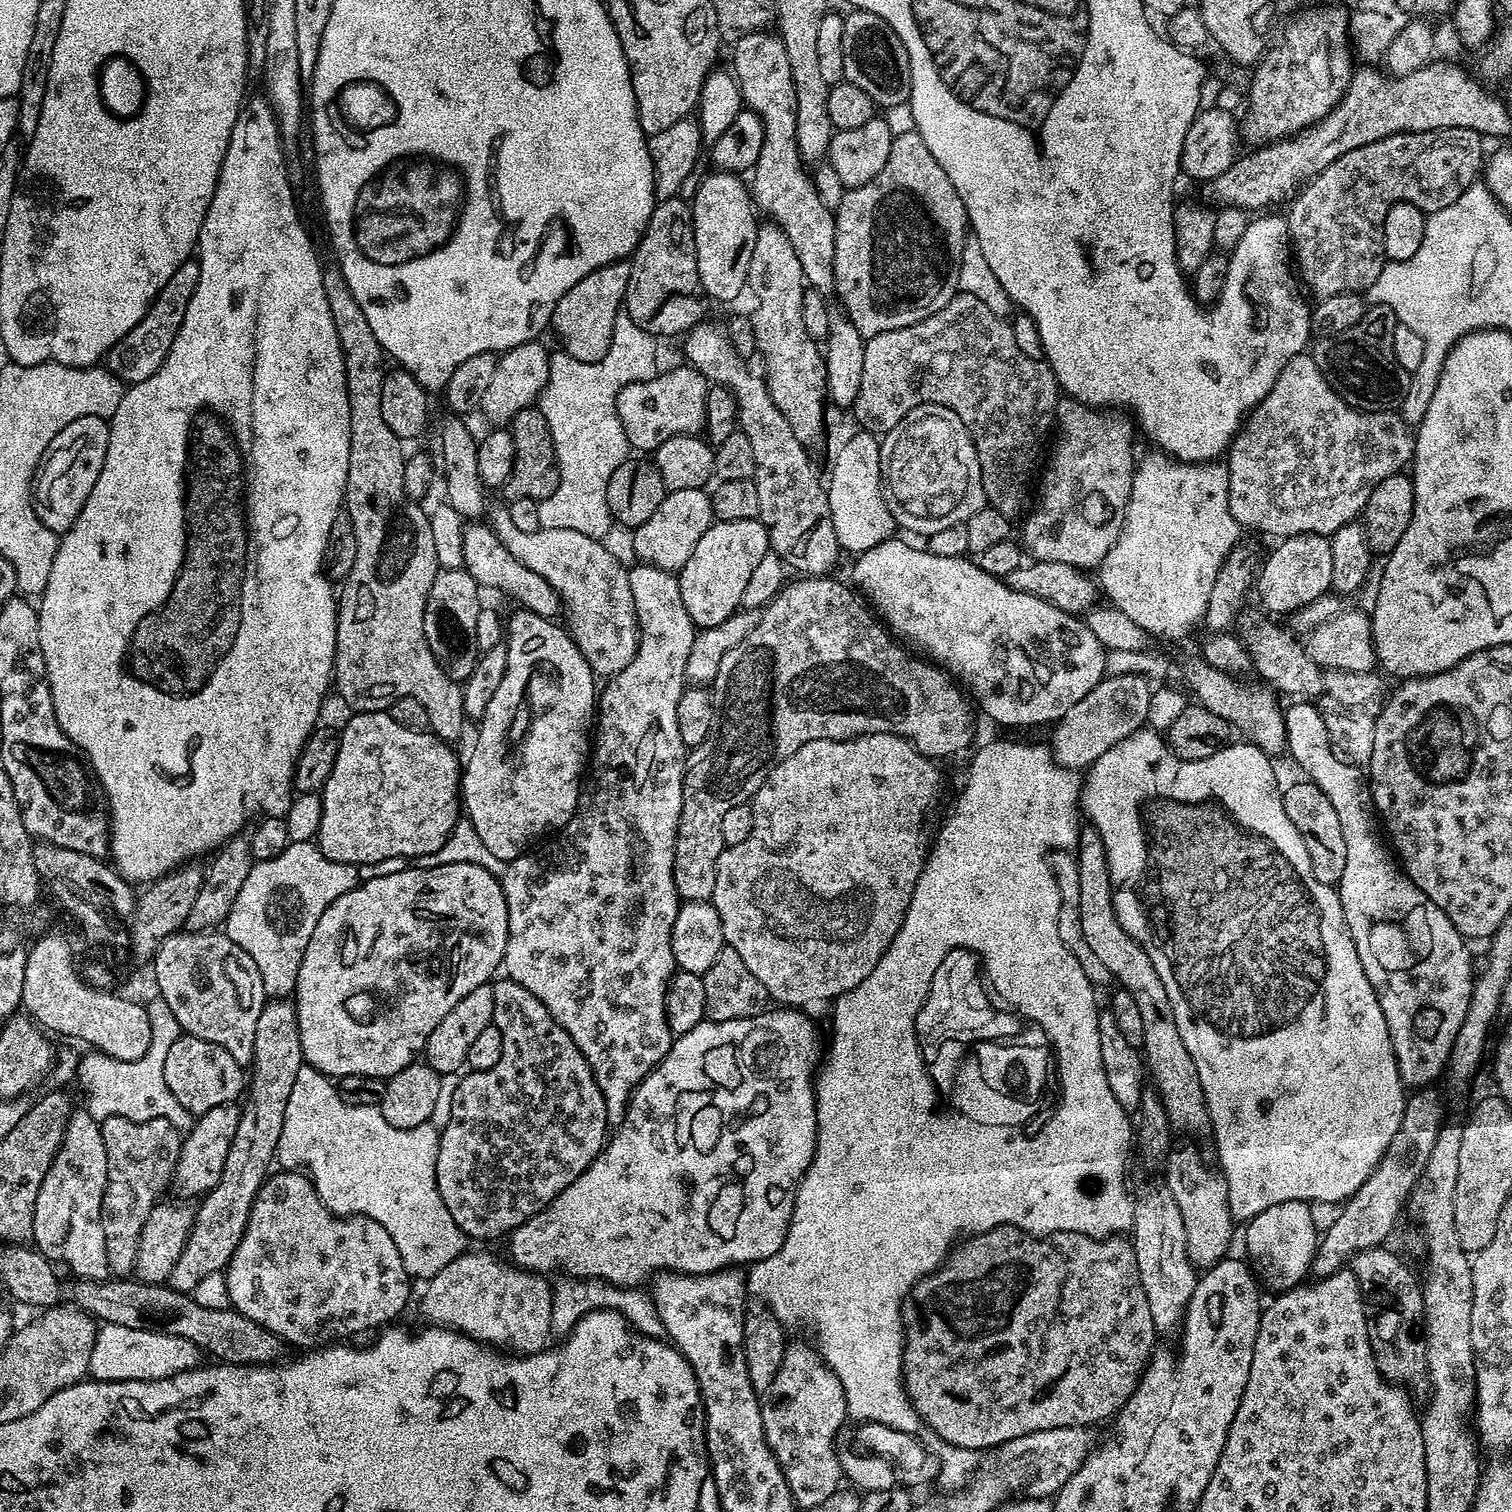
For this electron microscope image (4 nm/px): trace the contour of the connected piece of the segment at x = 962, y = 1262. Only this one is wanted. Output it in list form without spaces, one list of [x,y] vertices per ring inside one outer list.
[[[1003,1224],[989,1232],[977,1232],[975,1236],[969,1236],[961,1239],[948,1254],[948,1259],[940,1265],[936,1271],[928,1276],[921,1276],[915,1286],[912,1287],[910,1298],[904,1302],[904,1389],[911,1400],[914,1410],[920,1415],[921,1421],[928,1424],[941,1436],[945,1445],[954,1448],[970,1448],[981,1450],[995,1450],[1002,1442],[1010,1442],[1014,1438],[1022,1438],[1022,1434],[1034,1434],[1038,1430],[1054,1430],[1055,1428],[1087,1428],[1096,1426],[1099,1420],[1111,1421],[1116,1413],[1124,1407],[1124,1404],[1134,1394],[1134,1390],[1140,1384],[1140,1378],[1144,1374],[1144,1369],[1148,1367],[1148,1361],[1152,1359],[1152,1353],[1157,1351],[1158,1333],[1154,1326],[1154,1318],[1150,1318],[1150,1305],[1146,1303],[1146,1290],[1142,1290],[1142,1278],[1138,1274],[1138,1258],[1134,1254],[1134,1246],[1131,1239],[1117,1234],[1107,1238],[1097,1238],[1088,1236],[1084,1232],[1053,1232],[1047,1238],[1032,1236],[1029,1232],[1023,1232],[1020,1228],[1015,1228],[1012,1224]]]

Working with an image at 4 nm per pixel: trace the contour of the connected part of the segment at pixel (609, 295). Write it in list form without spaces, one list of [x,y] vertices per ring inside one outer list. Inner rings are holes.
[[[616,261],[591,271],[558,300],[550,328],[561,343],[561,349],[575,361],[597,364],[609,353],[614,322],[621,313],[626,286],[629,285],[629,266],[629,261]]]

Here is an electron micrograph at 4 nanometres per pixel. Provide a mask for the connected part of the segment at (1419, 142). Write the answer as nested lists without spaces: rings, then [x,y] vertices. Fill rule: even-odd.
[[[1443,128],[1429,132],[1399,132],[1390,134],[1370,146],[1342,154],[1326,170],[1312,177],[1301,187],[1291,201],[1292,209],[1286,212],[1290,247],[1299,279],[1316,298],[1346,294],[1367,293],[1368,288],[1382,274],[1386,257],[1382,246],[1382,226],[1386,210],[1391,204],[1410,202],[1426,214],[1443,210],[1450,202],[1458,202],[1462,194],[1477,183],[1486,160],[1485,141],[1474,130]]]

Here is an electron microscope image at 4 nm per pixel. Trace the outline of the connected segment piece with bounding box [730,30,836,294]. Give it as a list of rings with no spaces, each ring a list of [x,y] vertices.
[[[748,30],[739,37],[732,48],[732,66],[736,84],[747,111],[756,112],[762,118],[764,137],[762,154],[750,170],[752,203],[764,212],[771,223],[776,224],[790,238],[798,262],[802,262],[805,281],[815,291],[825,294],[835,289],[834,282],[834,234],[836,217],[823,205],[813,184],[809,169],[798,154],[796,141],[796,99],[794,78],[790,78],[790,62],[786,58],[786,46],[779,35],[768,30]]]

